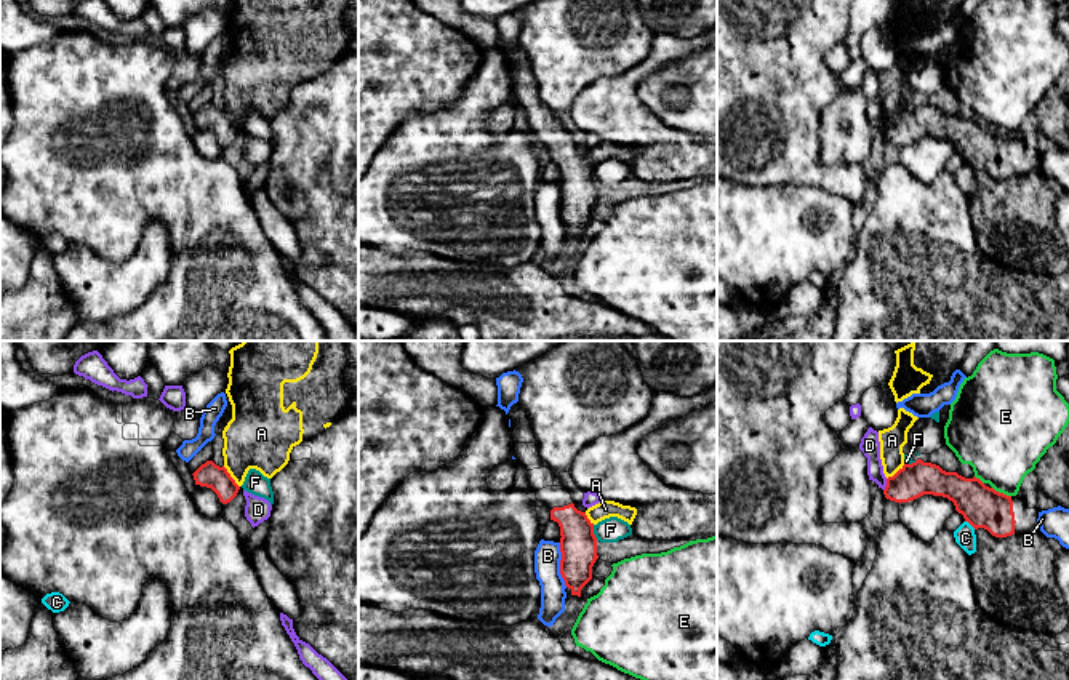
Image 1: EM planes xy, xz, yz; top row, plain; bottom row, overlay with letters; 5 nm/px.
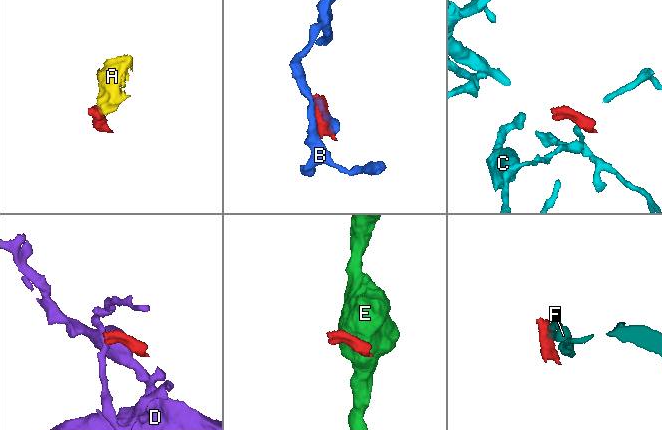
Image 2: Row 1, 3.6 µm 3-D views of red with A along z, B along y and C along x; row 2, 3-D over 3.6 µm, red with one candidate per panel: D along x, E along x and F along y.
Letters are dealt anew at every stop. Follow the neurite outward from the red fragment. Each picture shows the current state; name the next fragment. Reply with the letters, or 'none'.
none

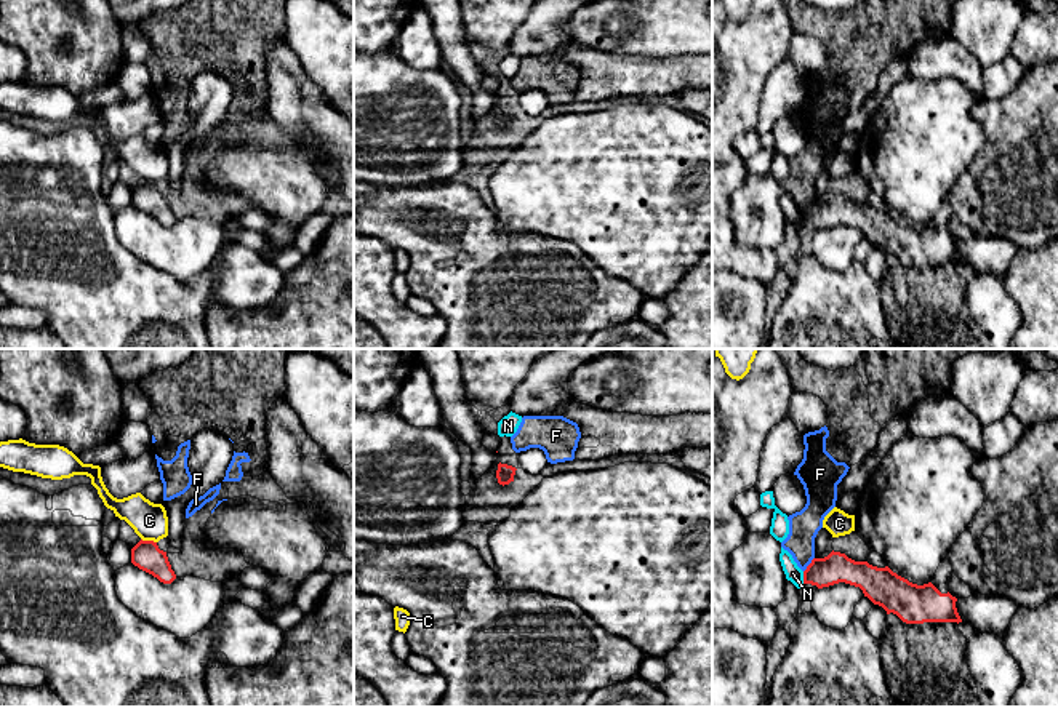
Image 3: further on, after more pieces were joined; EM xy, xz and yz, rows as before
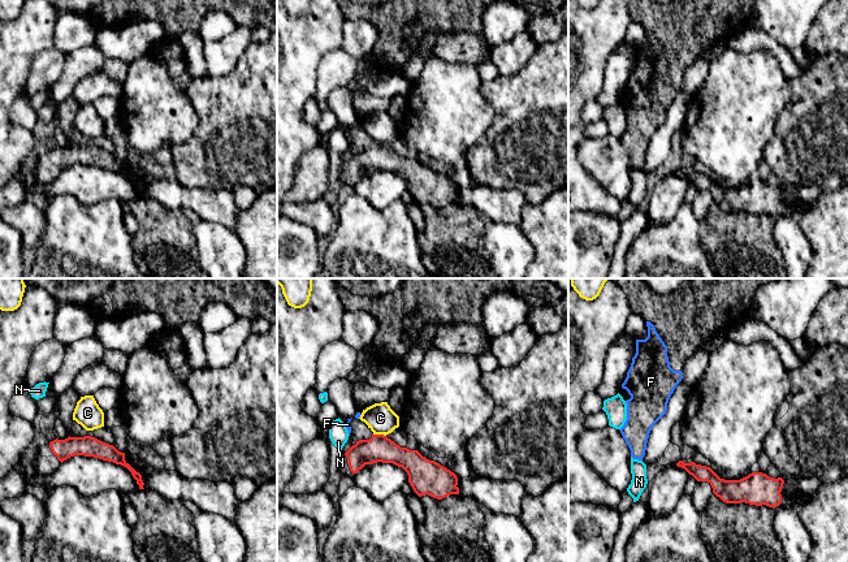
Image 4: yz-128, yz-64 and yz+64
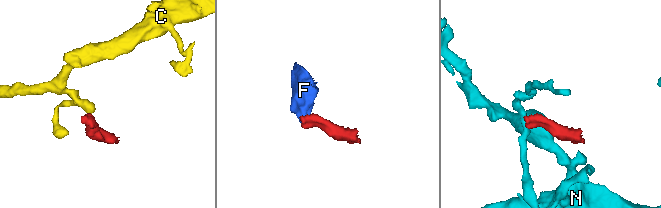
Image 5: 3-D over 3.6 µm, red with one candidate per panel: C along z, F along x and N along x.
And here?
none

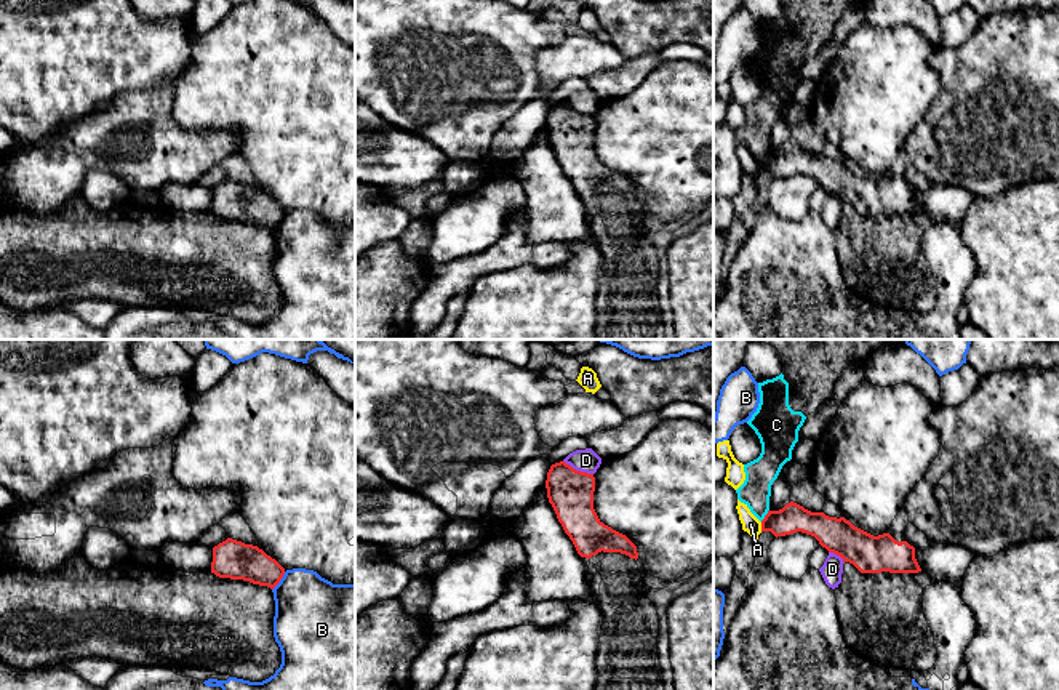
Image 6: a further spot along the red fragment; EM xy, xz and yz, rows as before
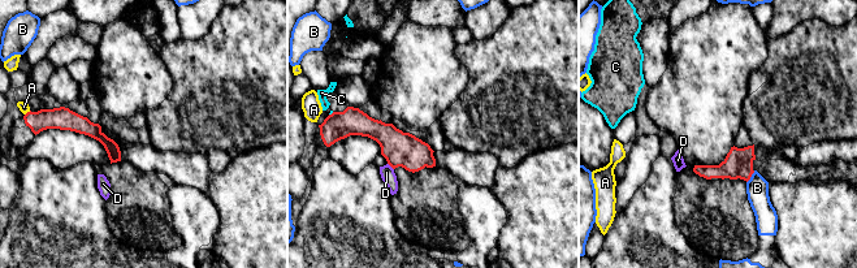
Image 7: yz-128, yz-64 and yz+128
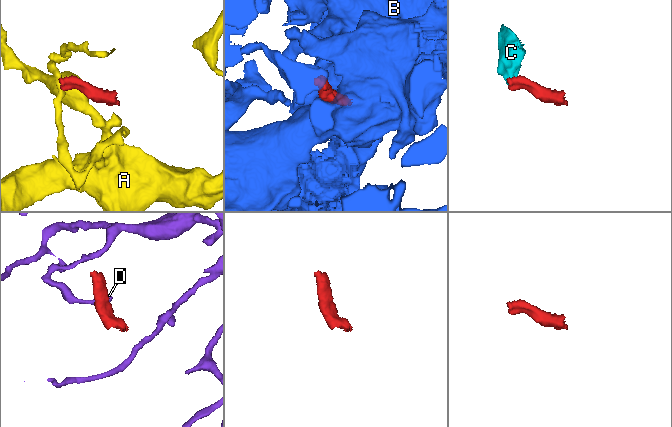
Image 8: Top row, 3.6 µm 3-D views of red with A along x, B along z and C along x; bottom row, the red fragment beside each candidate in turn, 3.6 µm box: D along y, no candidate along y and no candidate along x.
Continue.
none

